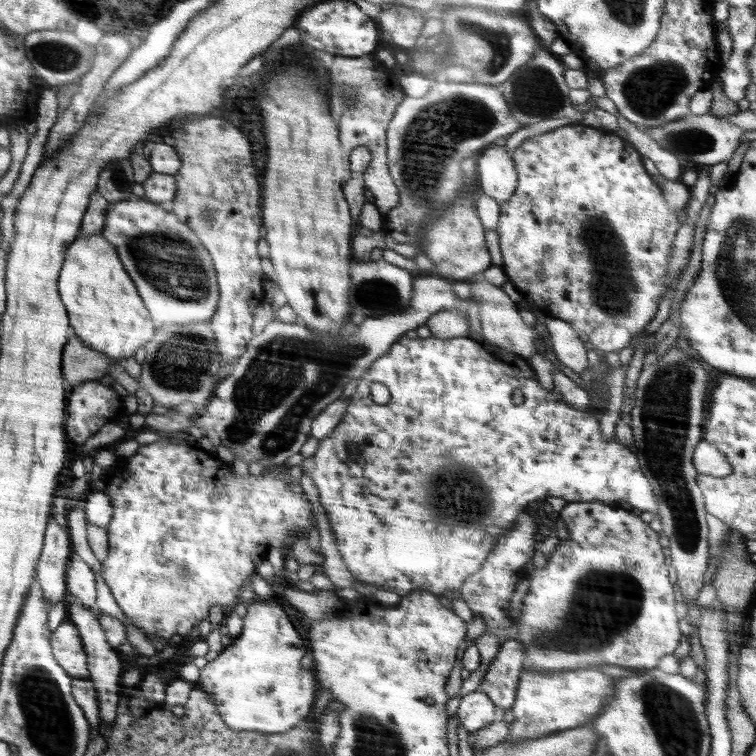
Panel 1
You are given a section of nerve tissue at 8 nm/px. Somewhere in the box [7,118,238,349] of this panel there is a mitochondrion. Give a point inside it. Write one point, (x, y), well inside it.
(155, 255)

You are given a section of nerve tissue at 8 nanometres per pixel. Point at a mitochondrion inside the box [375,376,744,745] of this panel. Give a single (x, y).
(608, 601)

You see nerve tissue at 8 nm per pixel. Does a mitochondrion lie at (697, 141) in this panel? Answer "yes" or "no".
yes

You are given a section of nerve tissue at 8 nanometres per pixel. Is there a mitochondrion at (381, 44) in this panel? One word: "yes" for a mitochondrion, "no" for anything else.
no

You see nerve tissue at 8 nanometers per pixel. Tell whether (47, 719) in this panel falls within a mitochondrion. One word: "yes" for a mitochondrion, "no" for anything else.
yes

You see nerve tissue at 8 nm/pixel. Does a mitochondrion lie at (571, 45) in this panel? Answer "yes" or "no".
no

